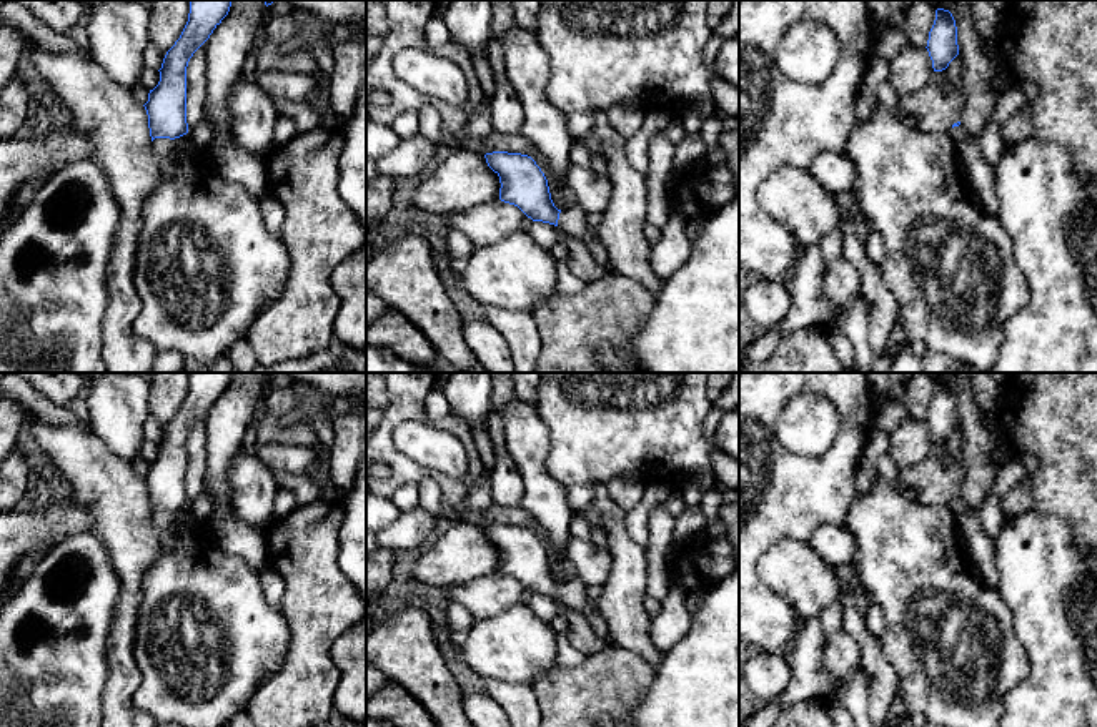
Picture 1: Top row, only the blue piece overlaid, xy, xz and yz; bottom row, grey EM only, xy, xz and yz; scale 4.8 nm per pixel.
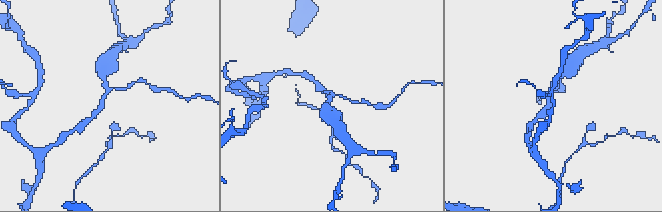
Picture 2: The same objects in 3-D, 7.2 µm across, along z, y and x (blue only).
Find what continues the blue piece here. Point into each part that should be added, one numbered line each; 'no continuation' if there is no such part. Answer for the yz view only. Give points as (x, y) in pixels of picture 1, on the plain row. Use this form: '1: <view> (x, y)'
1: yz (959, 506)

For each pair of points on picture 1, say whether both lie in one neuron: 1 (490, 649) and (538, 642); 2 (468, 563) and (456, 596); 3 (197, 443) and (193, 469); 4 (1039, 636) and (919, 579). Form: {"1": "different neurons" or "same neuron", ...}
{"1": "same neuron", "2": "different neurons", "3": "same neuron", "4": "different neurons"}

